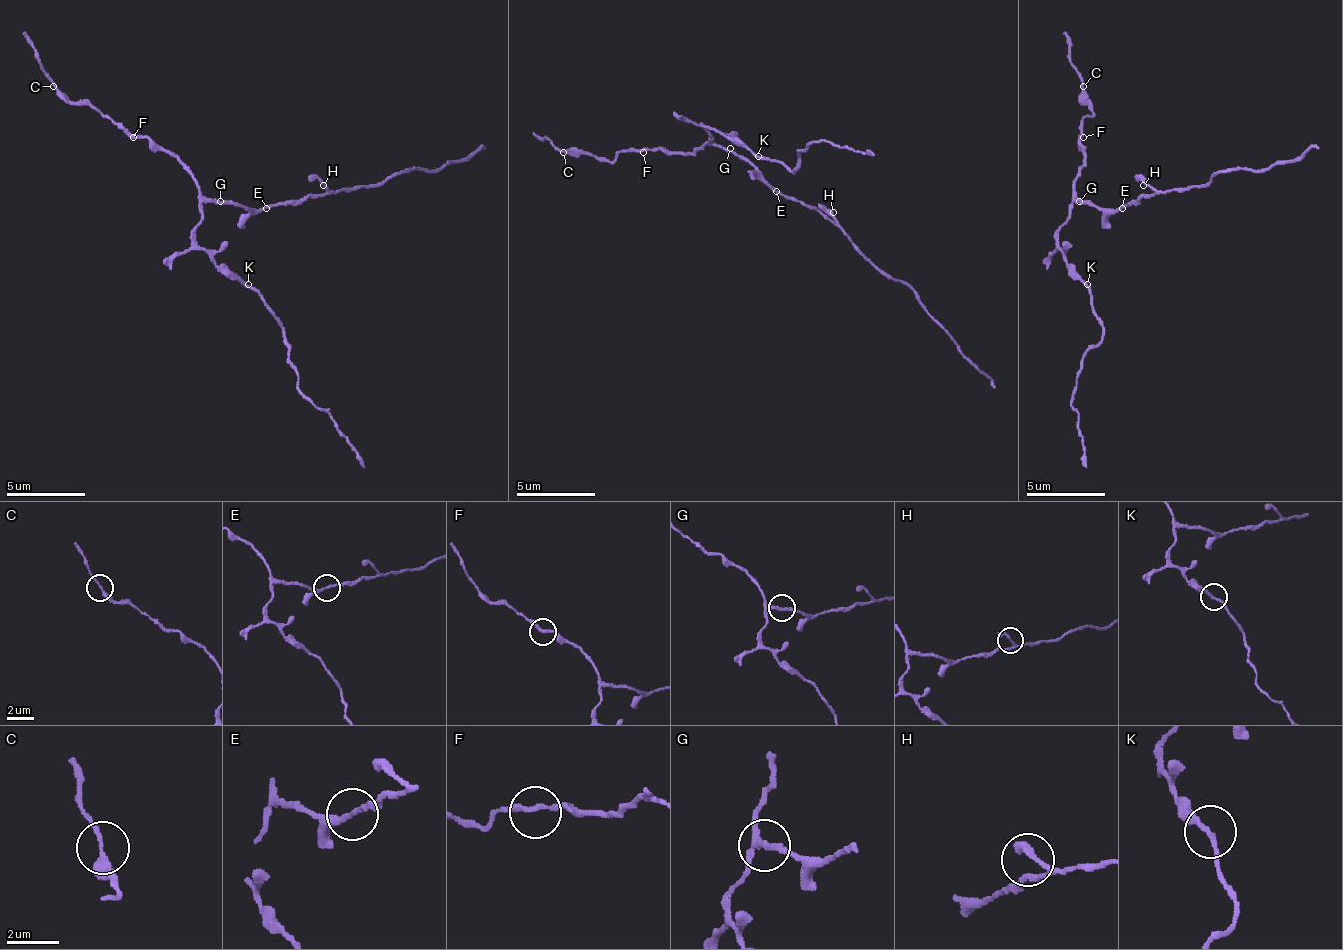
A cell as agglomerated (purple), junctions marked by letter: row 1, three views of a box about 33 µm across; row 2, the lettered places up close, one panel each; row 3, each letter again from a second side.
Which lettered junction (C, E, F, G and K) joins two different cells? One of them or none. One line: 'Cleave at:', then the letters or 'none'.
Cleave at: E

